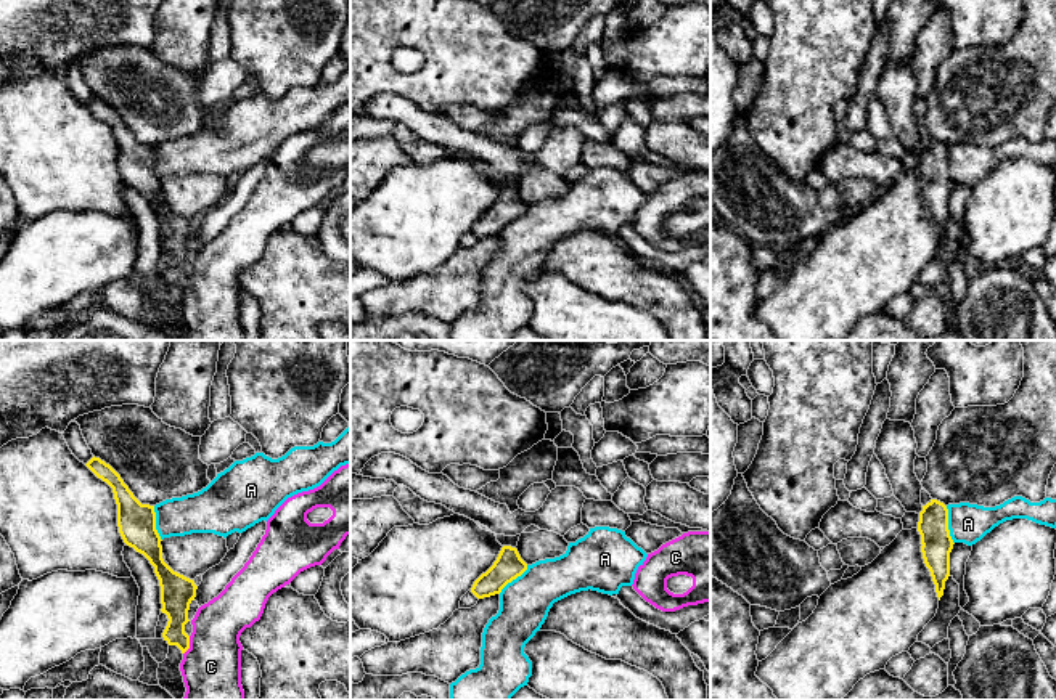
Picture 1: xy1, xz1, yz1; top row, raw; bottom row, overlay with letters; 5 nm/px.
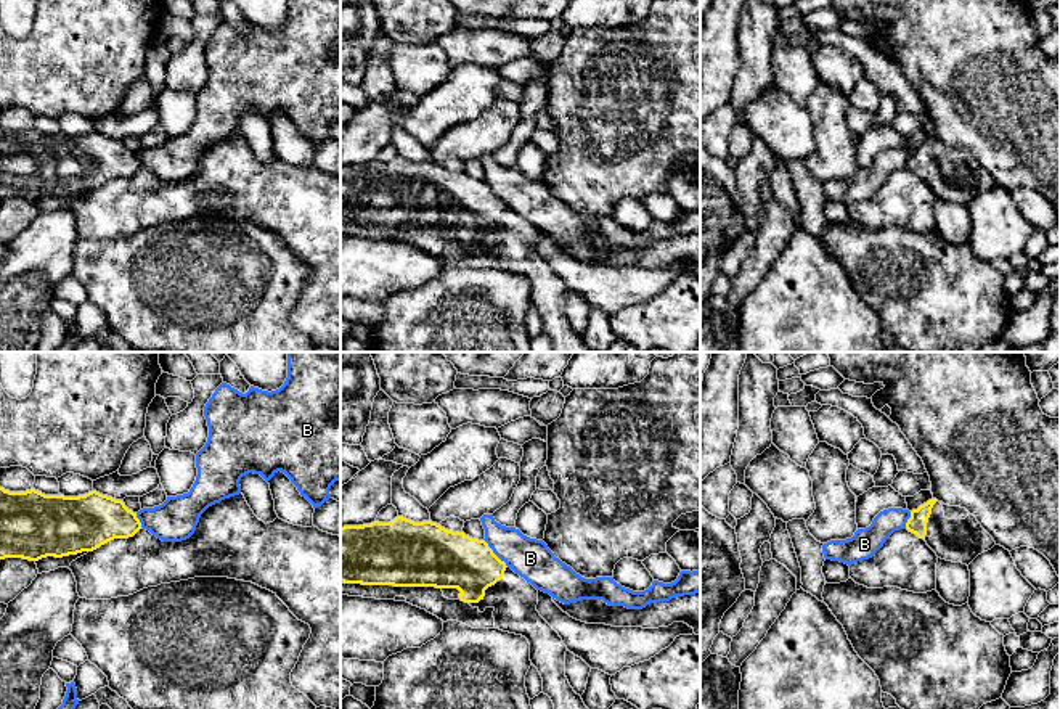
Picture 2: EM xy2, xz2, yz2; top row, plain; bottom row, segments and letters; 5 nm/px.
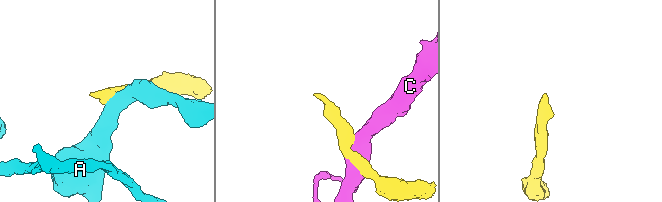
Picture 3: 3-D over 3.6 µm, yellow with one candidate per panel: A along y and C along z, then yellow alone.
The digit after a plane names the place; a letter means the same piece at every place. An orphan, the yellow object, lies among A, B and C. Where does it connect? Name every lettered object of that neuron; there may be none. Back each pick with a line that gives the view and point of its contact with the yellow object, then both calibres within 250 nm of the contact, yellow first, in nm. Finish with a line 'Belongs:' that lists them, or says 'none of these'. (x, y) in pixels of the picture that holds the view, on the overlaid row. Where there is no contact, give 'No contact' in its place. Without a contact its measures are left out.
Belongs: none of these

